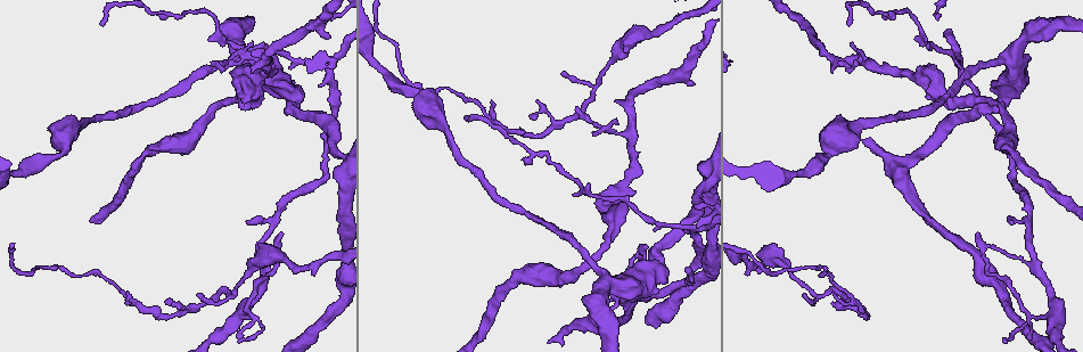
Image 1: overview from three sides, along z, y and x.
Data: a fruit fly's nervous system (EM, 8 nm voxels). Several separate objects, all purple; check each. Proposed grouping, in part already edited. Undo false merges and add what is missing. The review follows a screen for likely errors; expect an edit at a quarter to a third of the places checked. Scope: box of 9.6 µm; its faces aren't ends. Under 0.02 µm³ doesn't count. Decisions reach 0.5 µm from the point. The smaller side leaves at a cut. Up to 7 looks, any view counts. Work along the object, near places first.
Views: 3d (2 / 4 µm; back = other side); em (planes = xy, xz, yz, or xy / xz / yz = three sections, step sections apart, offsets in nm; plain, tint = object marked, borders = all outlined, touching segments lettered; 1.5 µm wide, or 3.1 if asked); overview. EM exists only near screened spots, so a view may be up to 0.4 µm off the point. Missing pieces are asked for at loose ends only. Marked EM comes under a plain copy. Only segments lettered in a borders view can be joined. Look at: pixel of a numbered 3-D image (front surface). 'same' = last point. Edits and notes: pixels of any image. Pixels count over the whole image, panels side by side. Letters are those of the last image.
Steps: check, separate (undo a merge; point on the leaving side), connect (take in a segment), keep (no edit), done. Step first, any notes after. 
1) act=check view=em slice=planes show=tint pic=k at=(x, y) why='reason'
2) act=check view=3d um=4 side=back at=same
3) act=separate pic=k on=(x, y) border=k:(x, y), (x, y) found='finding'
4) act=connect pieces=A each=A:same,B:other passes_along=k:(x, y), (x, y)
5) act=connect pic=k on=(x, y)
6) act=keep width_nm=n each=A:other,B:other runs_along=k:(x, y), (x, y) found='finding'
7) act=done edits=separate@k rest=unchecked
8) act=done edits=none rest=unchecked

act=check view=em slice=planes show=borders pic=1 at=(830, 148)

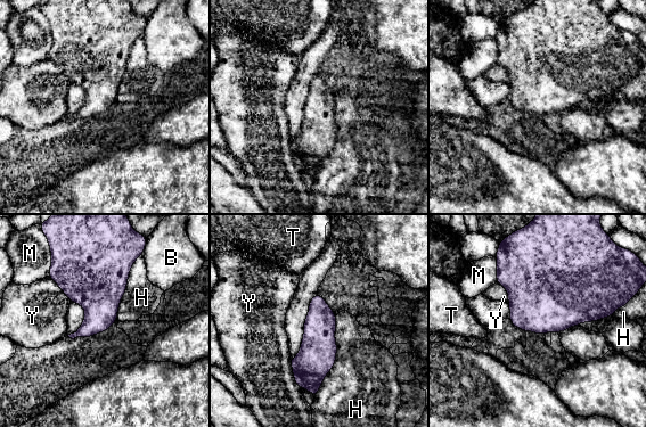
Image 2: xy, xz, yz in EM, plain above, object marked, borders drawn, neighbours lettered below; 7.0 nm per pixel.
act=keep width_nm=240 each=B:other,H:other,M:other,T:other,Y:other border=2:(336, 315), (335, 362), (316, 396) found='one neuron here'

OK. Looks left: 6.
act=check view=em slice=xy step=8 show=tint pic=1 at=(532, 136) why='narrows sharply'

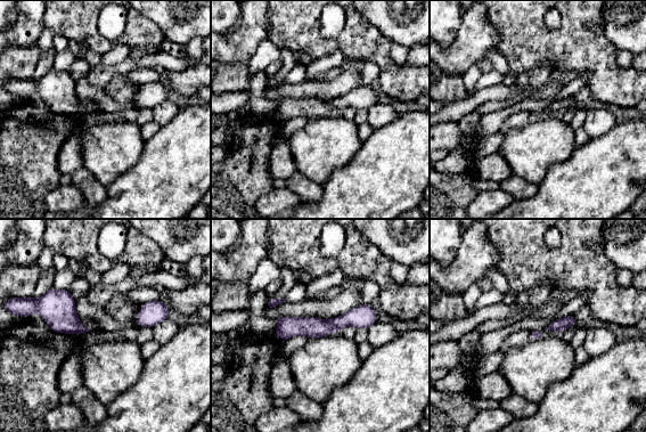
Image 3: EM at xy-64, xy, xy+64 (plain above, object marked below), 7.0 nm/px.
act=check view=em slice=planes show=borders at=same

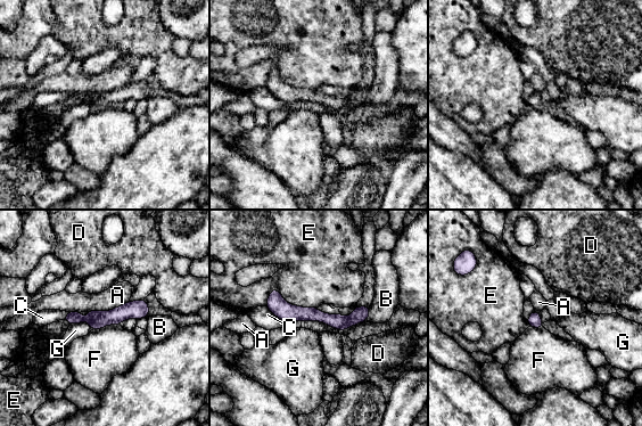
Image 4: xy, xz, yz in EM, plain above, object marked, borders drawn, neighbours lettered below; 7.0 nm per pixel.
act=keep width_nm=90 each=A:other,B:other,C:other,D:other,E:other,F:other,G:other found='all the same neuron'

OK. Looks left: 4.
act=check view=3d um=4 pic=1 at=(560, 74) why='branch stops here'

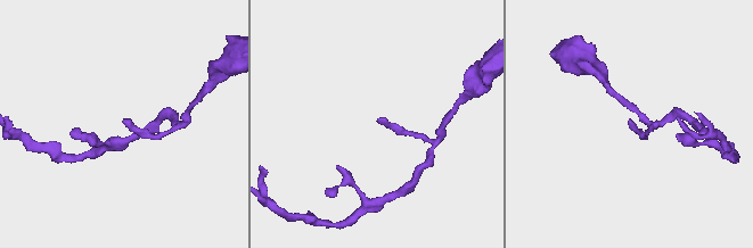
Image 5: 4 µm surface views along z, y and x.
act=check view=em slice=yz step=4 show=borders pic=5 at=(629, 121) why='now the EM'

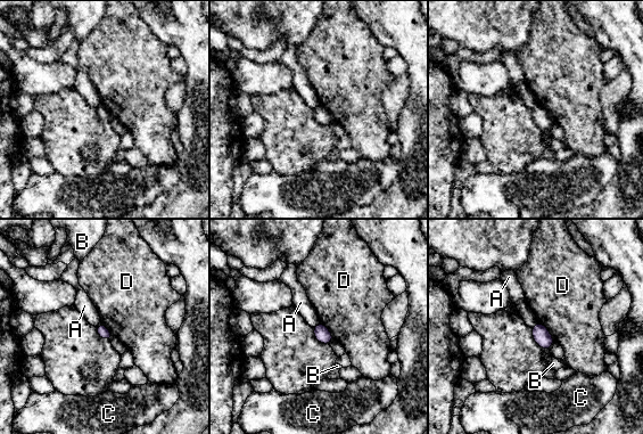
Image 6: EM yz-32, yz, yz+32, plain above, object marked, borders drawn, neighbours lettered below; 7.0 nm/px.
act=keep each=A:other,B:other,C:other,D:other border=6:(319, 321), (313, 327) found='none of them fits'

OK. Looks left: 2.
act=done edits=none rest=unchecked

